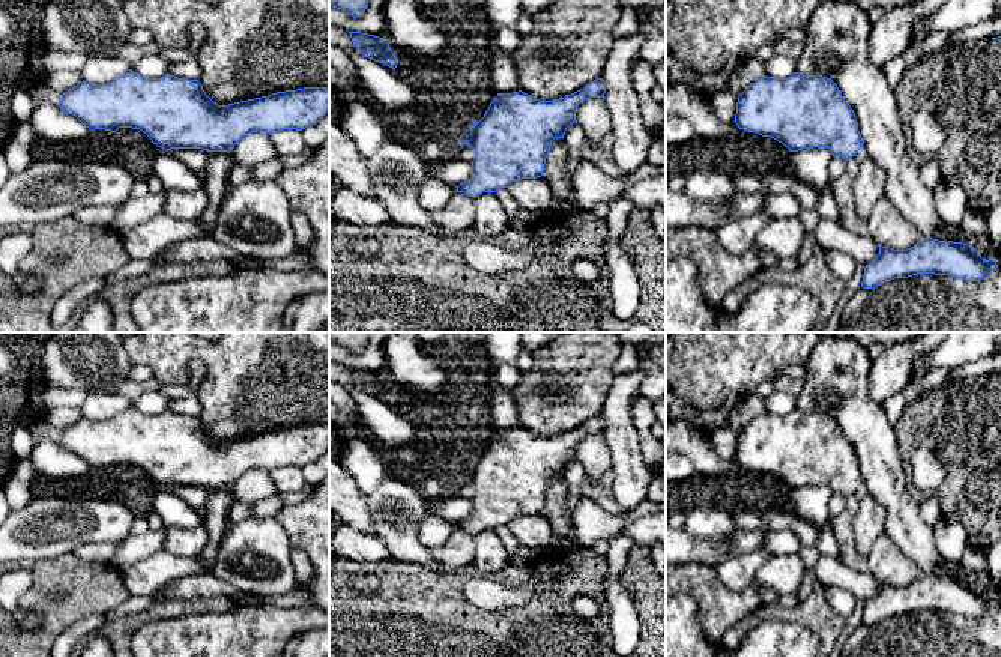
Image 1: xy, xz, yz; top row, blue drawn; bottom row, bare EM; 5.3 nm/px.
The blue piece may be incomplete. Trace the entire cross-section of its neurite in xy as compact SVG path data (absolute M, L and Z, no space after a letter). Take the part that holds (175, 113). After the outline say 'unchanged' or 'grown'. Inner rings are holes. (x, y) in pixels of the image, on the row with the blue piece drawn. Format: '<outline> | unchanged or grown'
M129 71L107 84L80 81L62 95L59 107L62 111L75 116L90 131L140 129L153 144L167 152L171 149L203 149L230 153L251 132L259 131L272 135L283 129L302 131L316 125L329 111L329 89L304 87L218 105L206 95L198 80L179 78L170 74L161 78L144 78Z | unchanged

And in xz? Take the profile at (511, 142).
M601 78L556 101L540 101L522 90L497 93L484 117L469 125L460 135L460 143L472 147L476 158L470 162L472 177L455 186L457 192L476 198L482 192L496 192L522 179L541 177L552 141L564 138L567 128L577 123L576 110L579 104L589 98L604 99L604 93L606 83Z | unchanged

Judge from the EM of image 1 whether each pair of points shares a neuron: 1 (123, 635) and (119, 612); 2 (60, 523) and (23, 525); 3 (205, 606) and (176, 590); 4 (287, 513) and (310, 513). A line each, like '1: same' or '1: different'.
1: different
2: same
3: different
4: same

